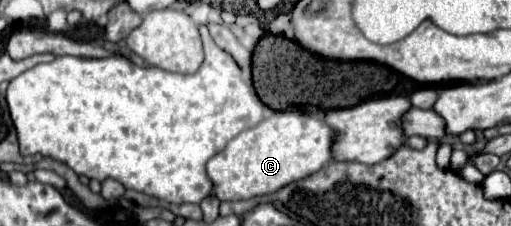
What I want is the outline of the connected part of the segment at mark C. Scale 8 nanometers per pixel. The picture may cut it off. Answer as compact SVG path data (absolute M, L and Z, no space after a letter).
M278 111L276 117L272 115L236 135L226 149L206 163L212 193L220 201L238 201L276 193L284 185L304 179L326 165L330 161L330 143L332 131L322 119L304 119L296 111Z

